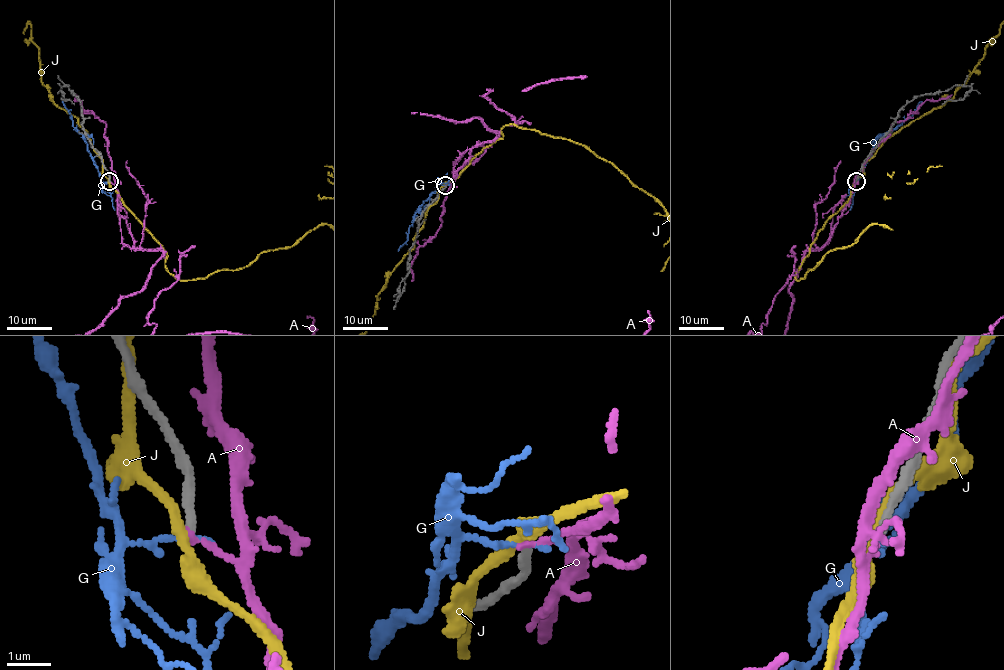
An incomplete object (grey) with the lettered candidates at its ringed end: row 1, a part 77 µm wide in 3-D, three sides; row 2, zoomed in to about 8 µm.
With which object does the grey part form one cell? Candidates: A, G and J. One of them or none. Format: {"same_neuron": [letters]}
{"same_neuron": []}

